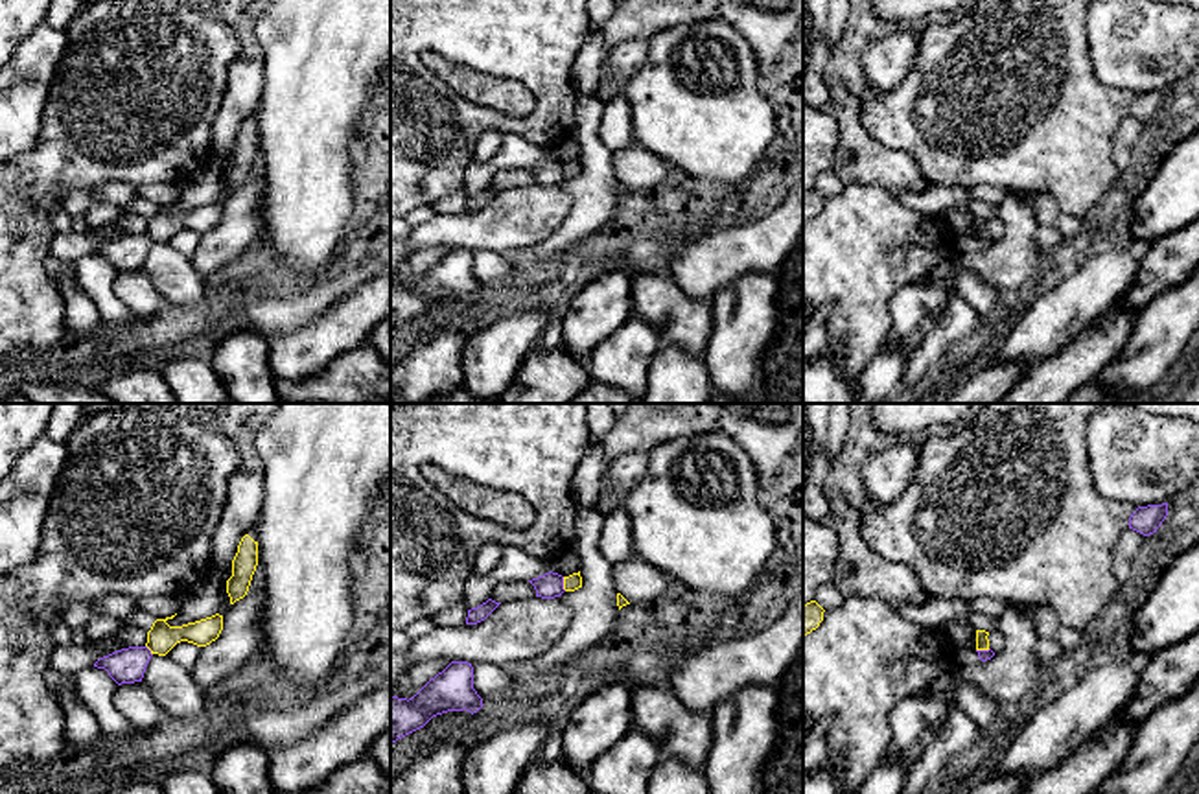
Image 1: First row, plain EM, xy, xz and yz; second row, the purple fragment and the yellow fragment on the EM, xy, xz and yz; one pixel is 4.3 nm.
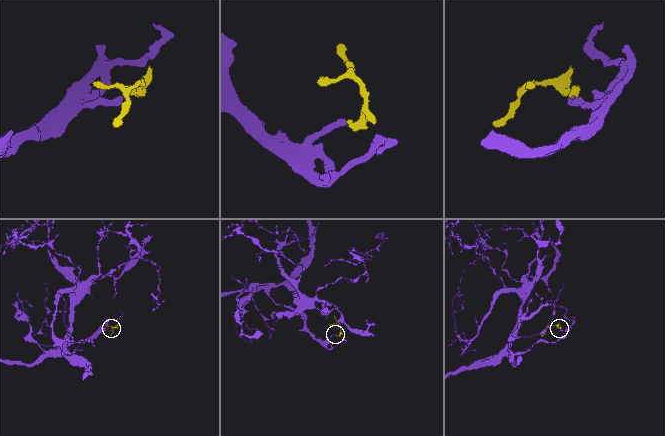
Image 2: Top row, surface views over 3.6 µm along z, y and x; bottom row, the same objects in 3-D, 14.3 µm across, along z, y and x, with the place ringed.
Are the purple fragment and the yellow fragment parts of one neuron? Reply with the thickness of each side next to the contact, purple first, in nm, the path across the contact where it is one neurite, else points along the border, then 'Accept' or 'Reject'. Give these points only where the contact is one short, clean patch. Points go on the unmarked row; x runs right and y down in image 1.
Thickness 110 nm (purple) against 70 nm. Boundary: xz (562, 164), (566, 177). Reject

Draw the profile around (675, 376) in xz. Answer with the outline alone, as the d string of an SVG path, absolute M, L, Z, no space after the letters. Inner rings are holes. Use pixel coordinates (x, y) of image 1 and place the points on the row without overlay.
M663 346L648 367L641 403L707 403L713 396L704 354Z

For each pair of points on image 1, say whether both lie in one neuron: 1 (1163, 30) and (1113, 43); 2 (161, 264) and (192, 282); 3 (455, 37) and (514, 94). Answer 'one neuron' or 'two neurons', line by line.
1: one neuron
2: one neuron
3: two neurons

